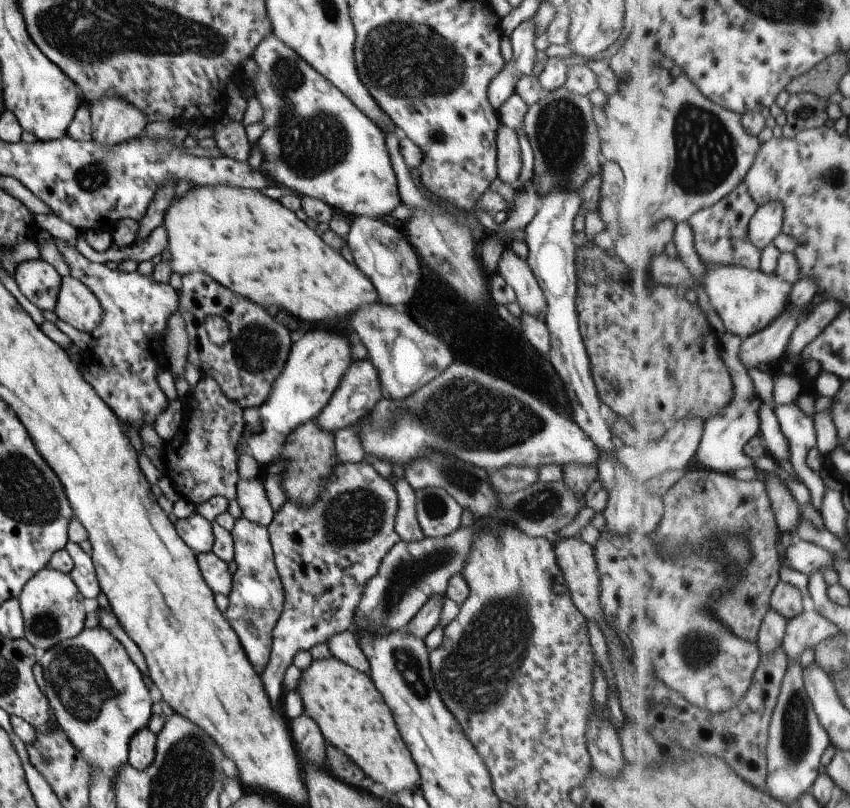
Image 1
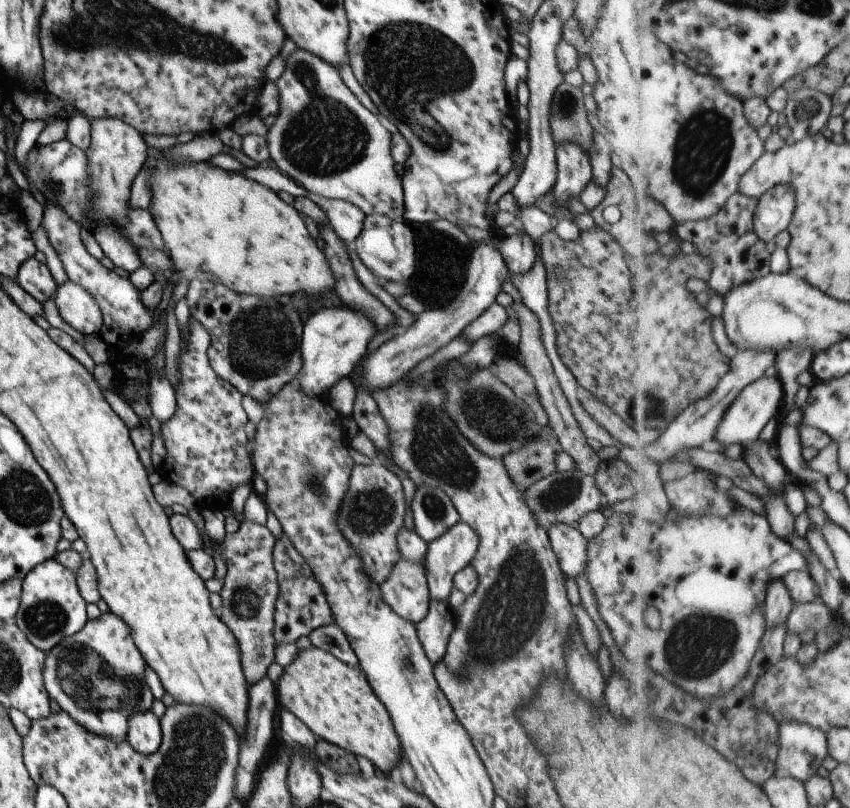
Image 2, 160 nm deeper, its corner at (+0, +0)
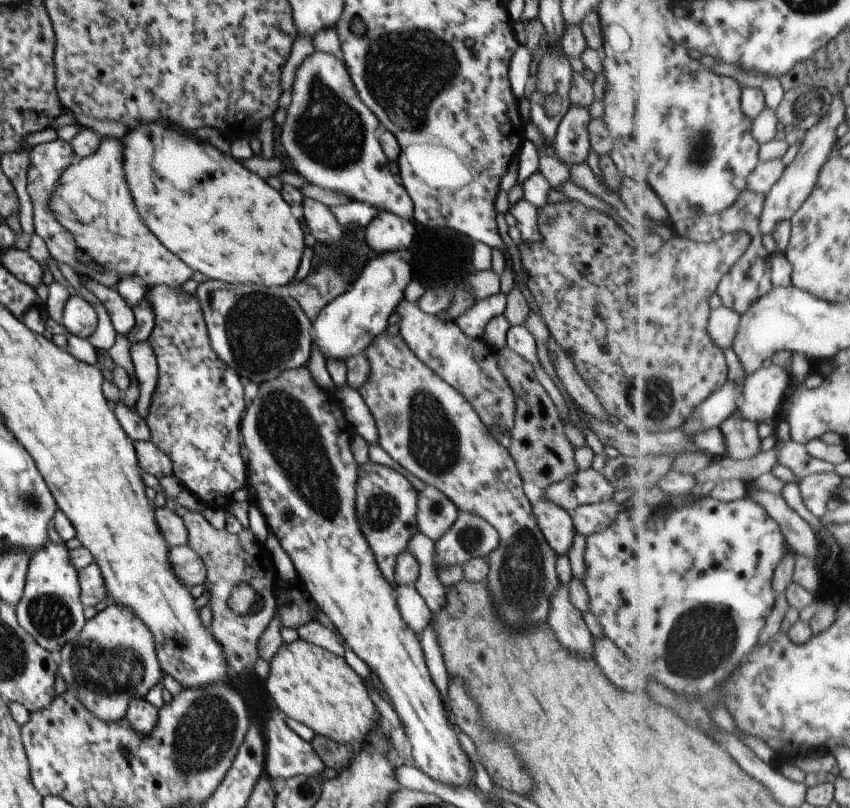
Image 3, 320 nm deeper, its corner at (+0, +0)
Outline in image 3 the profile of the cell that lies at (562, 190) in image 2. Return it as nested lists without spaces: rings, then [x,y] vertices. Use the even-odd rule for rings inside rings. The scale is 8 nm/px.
[[[569,105],[559,121],[554,136],[554,149],[568,168],[573,163],[586,162],[588,143],[587,123],[591,119],[587,107]]]

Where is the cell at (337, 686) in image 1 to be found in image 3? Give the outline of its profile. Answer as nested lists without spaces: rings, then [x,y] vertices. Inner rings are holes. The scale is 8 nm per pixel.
[[[297,639],[279,646],[277,653],[268,663],[267,677],[263,684],[265,692],[284,719],[292,719],[307,726],[314,735],[329,738],[339,744],[358,747],[363,745],[372,729],[379,727],[379,714],[371,703],[364,682],[347,666],[344,658],[334,656],[331,652],[305,640]]]

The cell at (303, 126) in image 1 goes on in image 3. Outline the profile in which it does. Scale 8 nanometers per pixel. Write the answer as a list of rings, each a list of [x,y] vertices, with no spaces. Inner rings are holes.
[[[311,52],[297,68],[295,68],[295,78],[293,78],[293,82],[291,82],[291,100],[290,105],[286,108],[285,122],[281,125],[281,150],[283,150],[284,154],[281,156],[287,162],[291,168],[293,167],[293,172],[298,172],[301,176],[305,177],[311,185],[315,185],[318,187],[323,187],[324,189],[341,191],[346,195],[349,195],[353,201],[363,201],[364,203],[370,204],[374,206],[378,212],[379,211],[387,211],[393,214],[396,214],[399,218],[413,221],[412,218],[412,202],[411,199],[407,196],[405,189],[402,187],[402,184],[399,181],[399,178],[395,175],[391,174],[389,168],[387,167],[387,159],[383,154],[381,145],[378,141],[378,130],[380,128],[379,122],[376,119],[376,116],[359,100],[359,96],[357,96],[357,92],[347,75],[346,68],[342,60],[339,58],[335,58],[333,54],[326,54],[325,52]]]

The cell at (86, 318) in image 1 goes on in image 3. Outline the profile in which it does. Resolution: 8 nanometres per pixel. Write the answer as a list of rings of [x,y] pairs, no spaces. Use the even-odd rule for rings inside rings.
[[[69,296],[62,311],[62,325],[71,335],[80,339],[91,336],[97,327],[93,307],[81,297]]]

